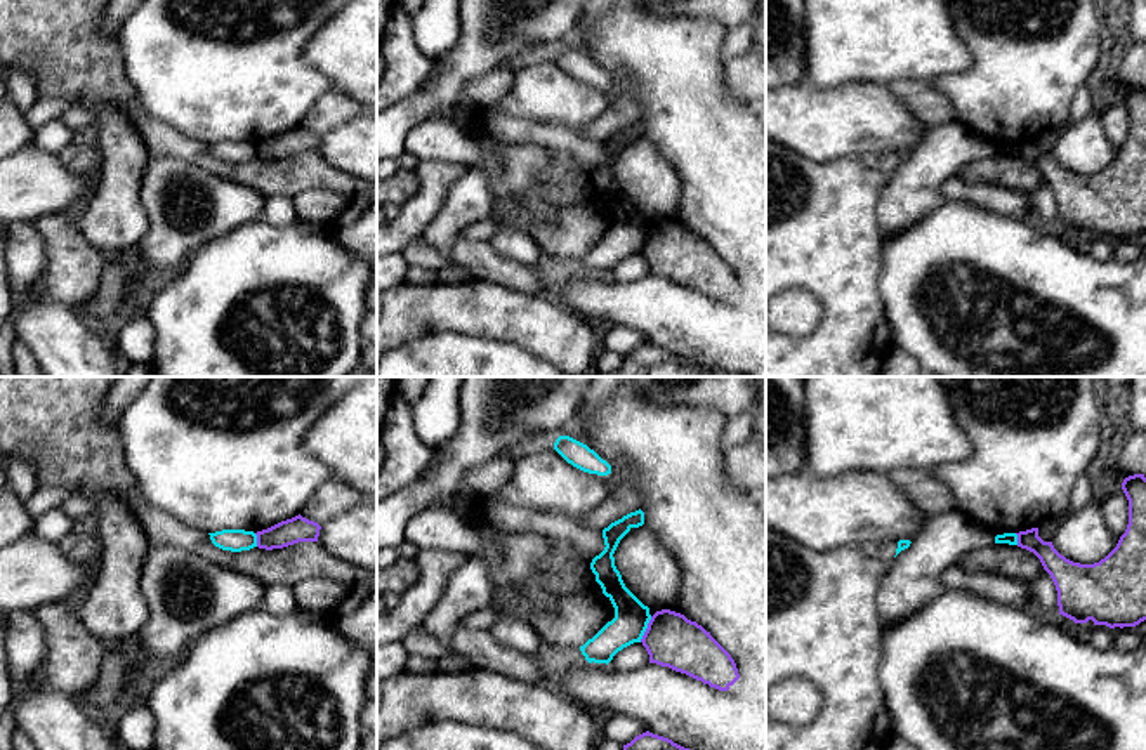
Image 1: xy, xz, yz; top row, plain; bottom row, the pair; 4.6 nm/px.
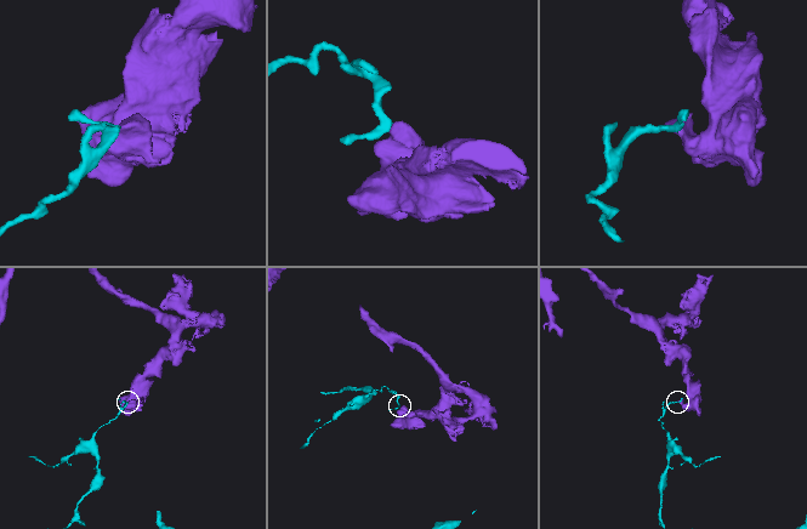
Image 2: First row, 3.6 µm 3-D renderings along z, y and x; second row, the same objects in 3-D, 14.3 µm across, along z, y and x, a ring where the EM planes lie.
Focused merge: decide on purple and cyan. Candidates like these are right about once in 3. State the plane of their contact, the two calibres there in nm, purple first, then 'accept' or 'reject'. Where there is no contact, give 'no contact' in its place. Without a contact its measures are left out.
xz | 240/160 nm | reject

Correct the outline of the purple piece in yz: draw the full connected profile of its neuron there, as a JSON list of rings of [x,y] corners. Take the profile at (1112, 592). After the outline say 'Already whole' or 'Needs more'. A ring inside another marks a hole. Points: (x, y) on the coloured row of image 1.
[[[1134,474],[1123,479],[1122,490],[1129,500],[1129,524],[1116,547],[1099,562],[1080,564],[1061,556],[1052,542],[1038,536],[1038,528],[1019,531],[1018,547],[1033,552],[1050,575],[1057,590],[1059,615],[1075,623],[1136,627],[1146,620],[1146,477]]]. Already whole

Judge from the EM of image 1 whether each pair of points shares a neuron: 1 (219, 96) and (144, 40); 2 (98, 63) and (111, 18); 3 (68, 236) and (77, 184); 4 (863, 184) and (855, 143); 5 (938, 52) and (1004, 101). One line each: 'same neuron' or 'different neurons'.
1: same neuron
2: different neurons
3: different neurons
4: different neurons
5: different neurons

